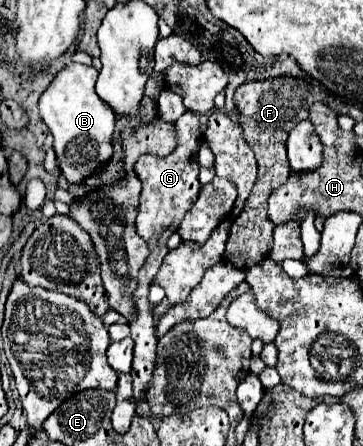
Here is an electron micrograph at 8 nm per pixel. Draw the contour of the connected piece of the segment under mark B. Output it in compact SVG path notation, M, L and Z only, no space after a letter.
M73 62L65 66L49 84L49 88L39 98L39 112L53 134L53 148L57 152L57 162L69 184L77 184L105 164L111 154L111 138L115 128L115 114L105 100L95 92L95 80L99 70L95 66Z

